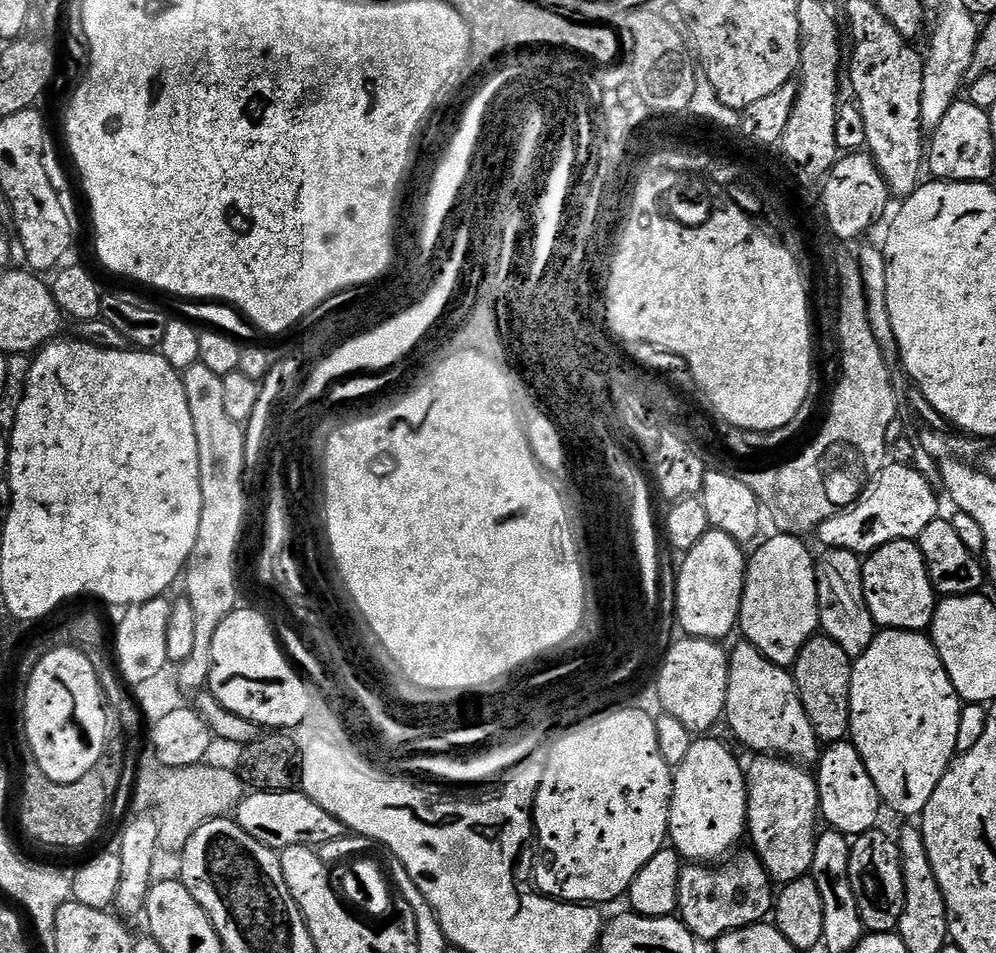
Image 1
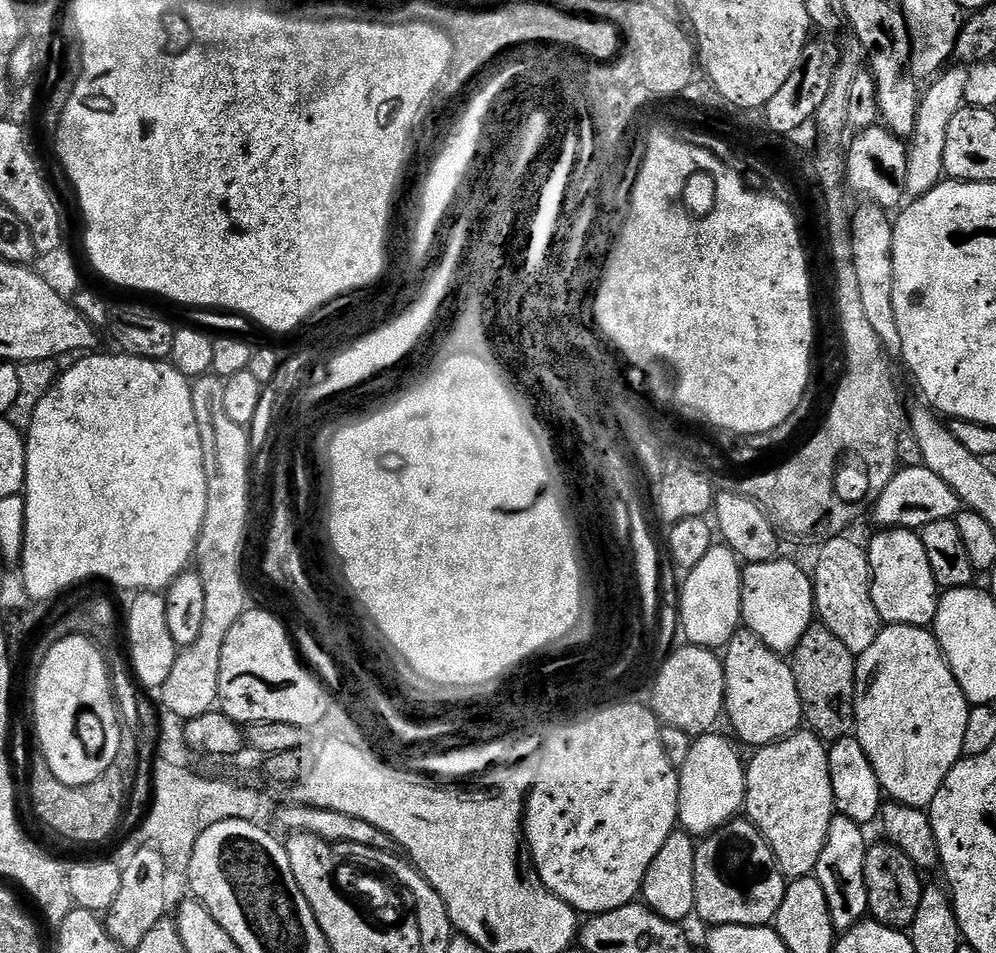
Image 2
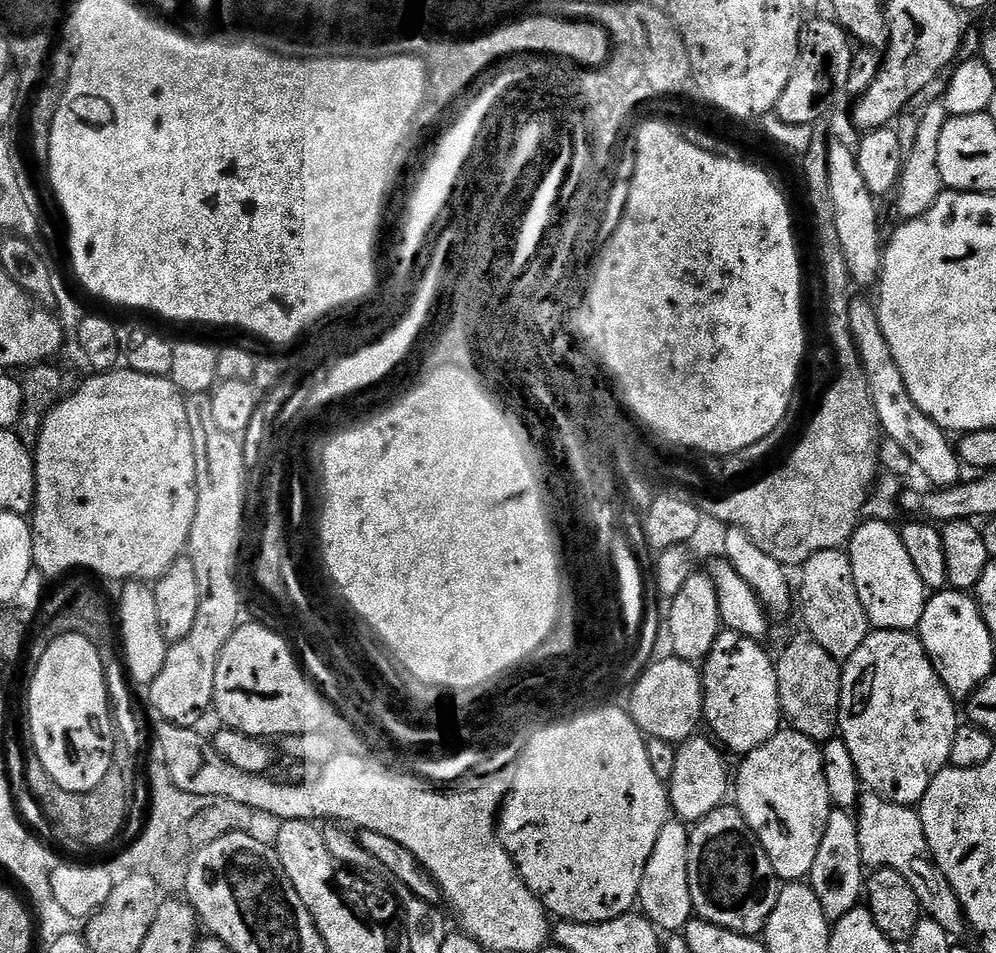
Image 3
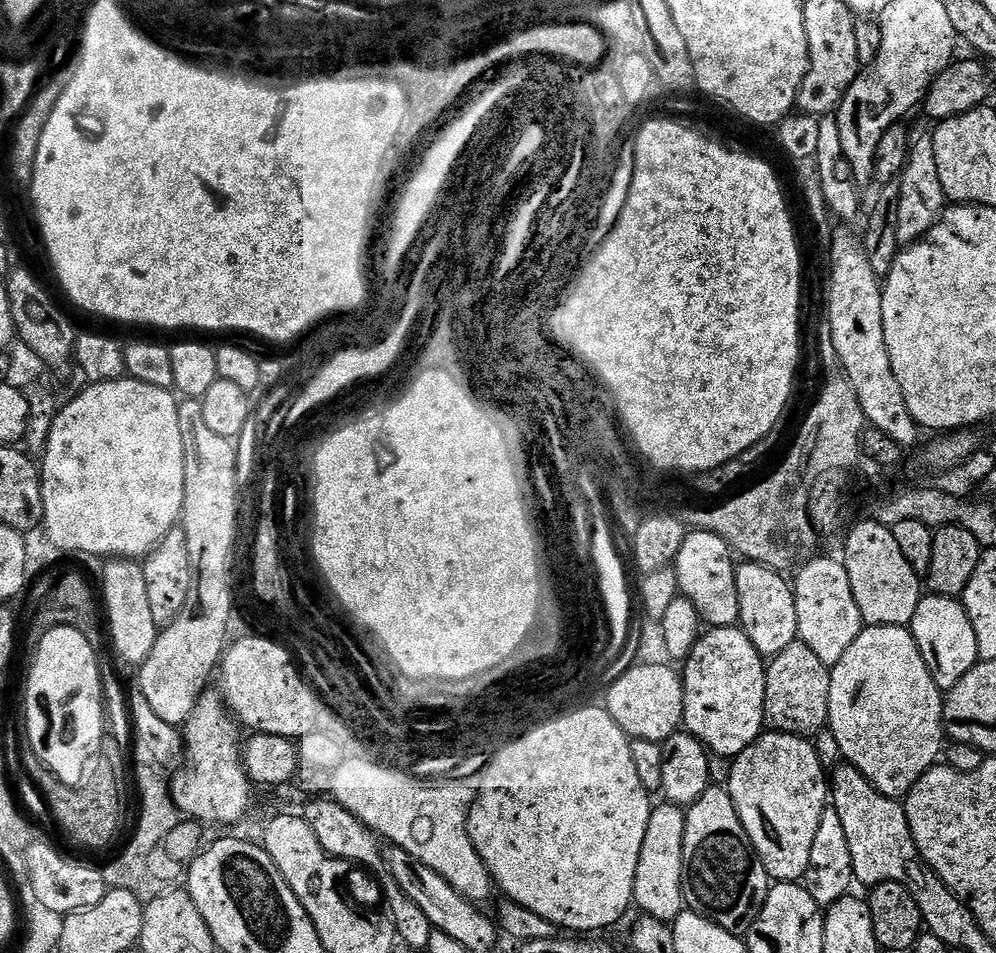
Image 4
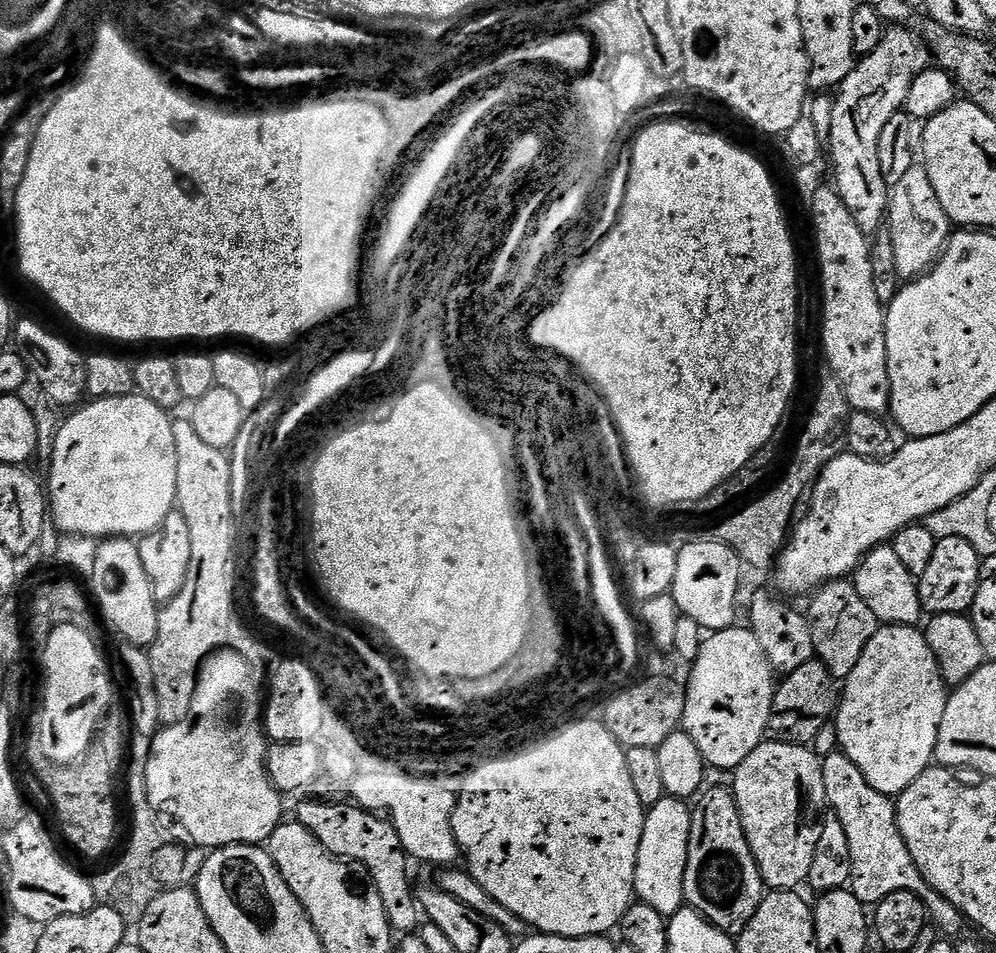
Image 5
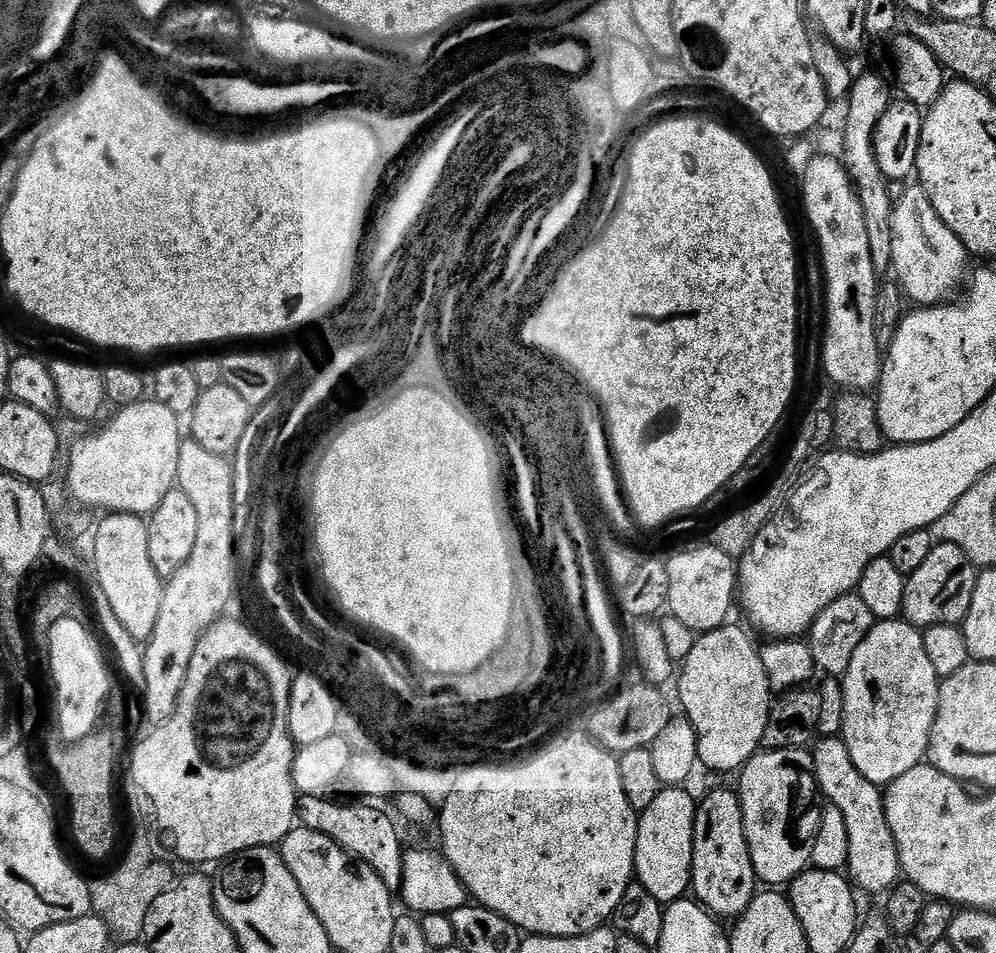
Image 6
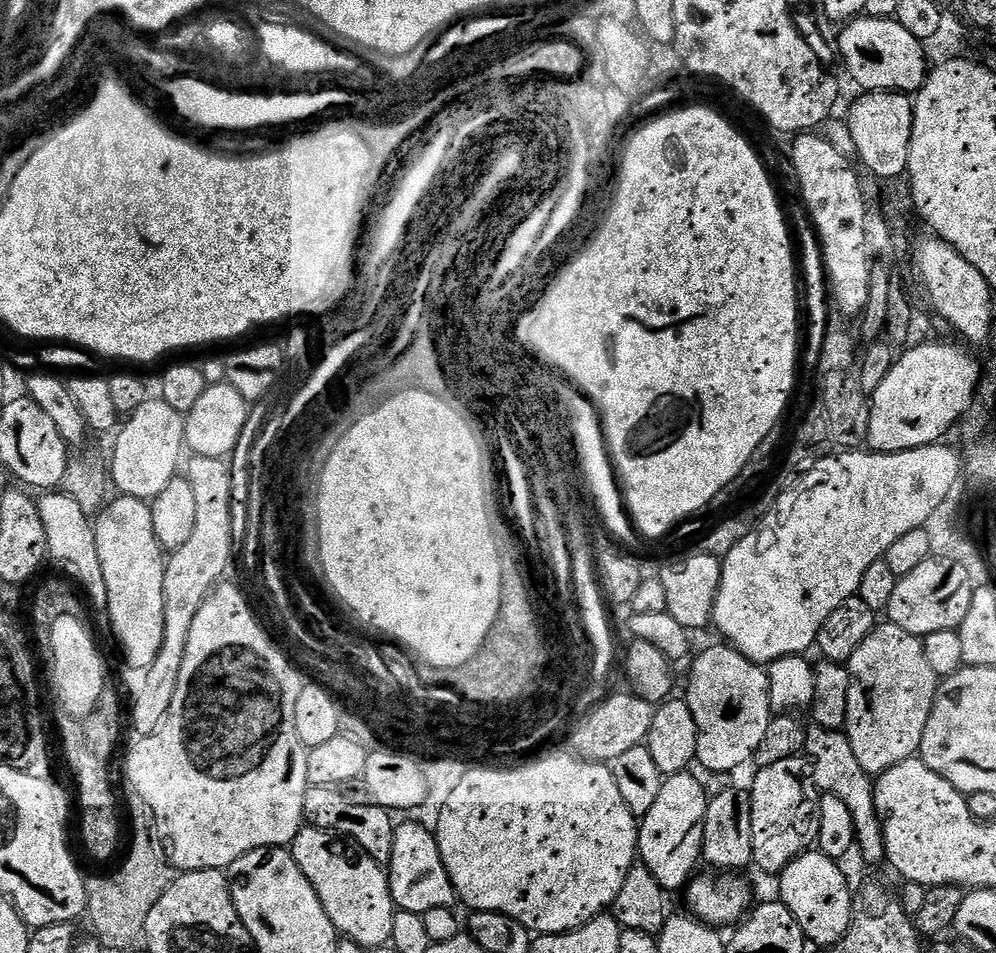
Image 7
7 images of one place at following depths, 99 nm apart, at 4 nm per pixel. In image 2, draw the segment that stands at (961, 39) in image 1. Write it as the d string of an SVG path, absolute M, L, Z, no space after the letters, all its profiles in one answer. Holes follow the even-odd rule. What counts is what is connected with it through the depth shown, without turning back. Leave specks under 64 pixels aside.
M949 67L947 70L941 71L931 81L933 84L925 92L923 89L922 95L919 97L916 106L916 125L912 131L910 143L907 145L908 161L906 162L904 191L909 197L925 196L927 192L934 190L936 184L941 183L944 176L946 130L950 130L950 118L954 118L954 114L958 114L958 110L965 107L964 87L967 77L967 67Z

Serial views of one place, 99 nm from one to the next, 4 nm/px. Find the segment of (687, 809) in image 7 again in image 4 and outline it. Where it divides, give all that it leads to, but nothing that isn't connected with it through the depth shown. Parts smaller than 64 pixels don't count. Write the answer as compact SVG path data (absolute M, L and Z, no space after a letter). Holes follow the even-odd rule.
M663 802L664 804L657 803L652 810L652 817L650 818L650 826L646 830L646 842L642 842L642 854L638 862L638 874L634 882L634 904L638 909L641 908L641 913L644 916L653 916L655 920L663 920L665 922L675 922L680 913L685 911L686 901L684 899L684 881L686 879L686 865L684 863L684 835L686 834L686 812L681 805L673 804L671 802Z

